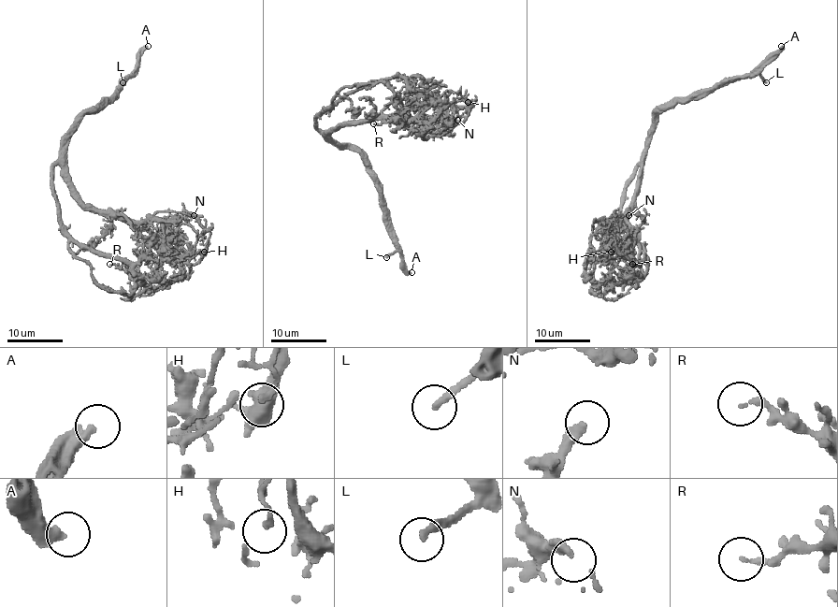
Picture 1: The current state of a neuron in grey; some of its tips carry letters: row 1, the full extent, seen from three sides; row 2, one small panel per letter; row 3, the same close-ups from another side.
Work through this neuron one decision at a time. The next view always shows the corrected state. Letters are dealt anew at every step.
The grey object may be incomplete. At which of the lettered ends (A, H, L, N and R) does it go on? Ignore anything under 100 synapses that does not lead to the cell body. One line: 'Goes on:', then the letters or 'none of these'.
Goes on: A, L

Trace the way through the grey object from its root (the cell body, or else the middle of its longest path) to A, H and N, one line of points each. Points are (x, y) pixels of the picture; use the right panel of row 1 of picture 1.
A: (635, 171), (652, 118), (700, 89), (716, 89), (752, 77), (781, 46)
H: (635, 171), (640, 164), (640, 192), (632, 206), (620, 221), (602, 221), (612, 223), (606, 237), (611, 252)
N: (635, 171), (640, 164), (640, 192), (627, 211), (627, 221), (637, 235), (643, 218), (640, 214), (628, 215)

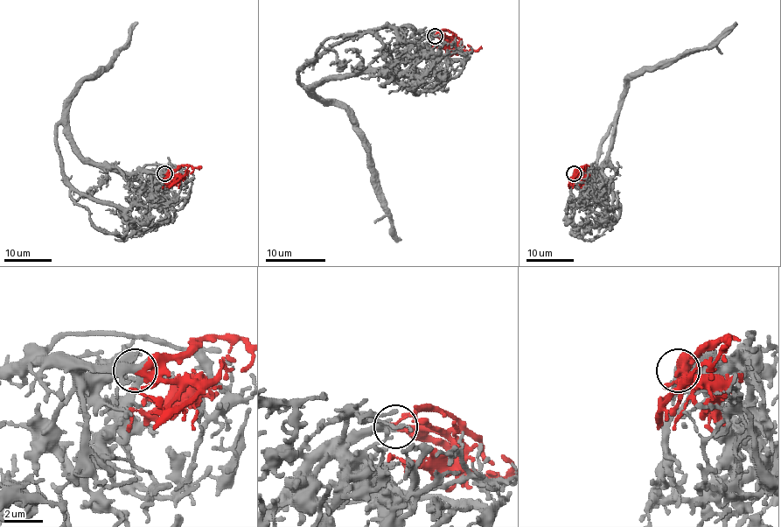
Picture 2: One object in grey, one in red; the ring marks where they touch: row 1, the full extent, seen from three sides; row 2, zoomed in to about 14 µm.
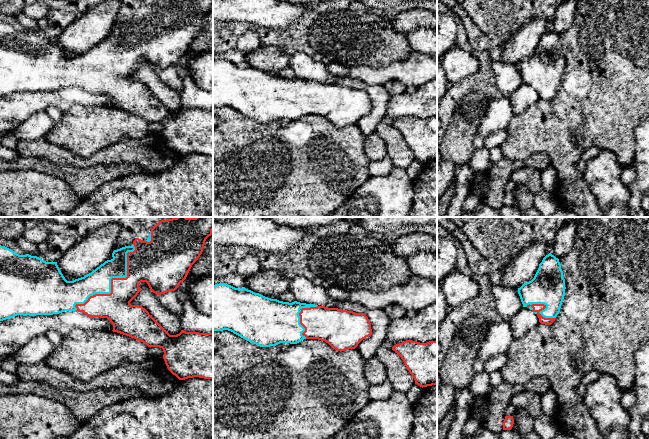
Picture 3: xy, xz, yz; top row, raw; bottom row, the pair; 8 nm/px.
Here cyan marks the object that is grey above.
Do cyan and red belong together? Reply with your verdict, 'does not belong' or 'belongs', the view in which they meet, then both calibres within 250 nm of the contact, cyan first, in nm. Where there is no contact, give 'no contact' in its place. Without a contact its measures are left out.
belongs | xy | 190/240 nm

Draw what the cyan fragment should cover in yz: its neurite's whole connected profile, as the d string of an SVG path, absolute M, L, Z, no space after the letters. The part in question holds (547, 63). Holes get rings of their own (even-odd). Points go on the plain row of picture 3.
M546 31L534 54L518 64L523 83L532 86L541 100L551 101L560 88L565 72L565 55L559 35Z

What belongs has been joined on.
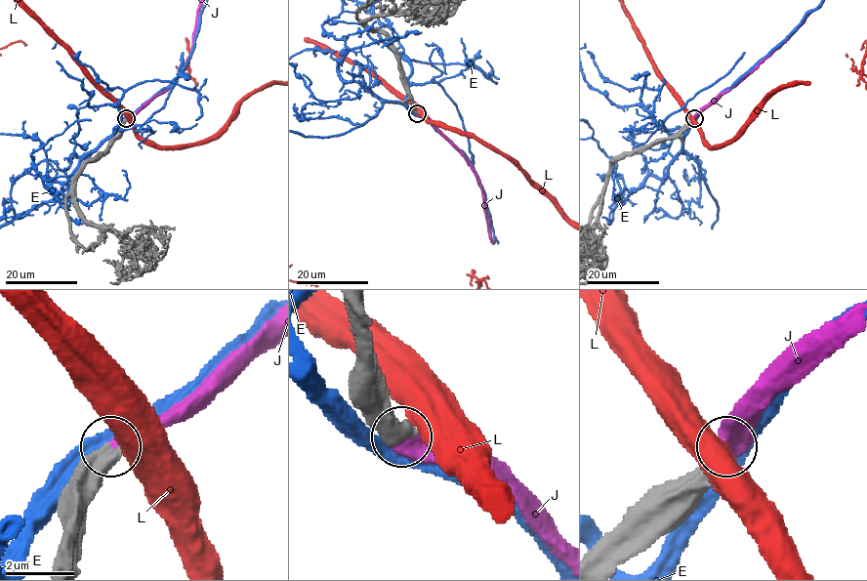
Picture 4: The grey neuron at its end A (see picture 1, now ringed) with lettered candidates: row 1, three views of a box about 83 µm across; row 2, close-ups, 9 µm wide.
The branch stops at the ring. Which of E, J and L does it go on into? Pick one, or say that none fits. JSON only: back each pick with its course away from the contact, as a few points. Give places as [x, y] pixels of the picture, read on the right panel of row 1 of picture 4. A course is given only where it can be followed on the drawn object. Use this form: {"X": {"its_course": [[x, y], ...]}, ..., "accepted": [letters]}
{"accepted": ["J"]}

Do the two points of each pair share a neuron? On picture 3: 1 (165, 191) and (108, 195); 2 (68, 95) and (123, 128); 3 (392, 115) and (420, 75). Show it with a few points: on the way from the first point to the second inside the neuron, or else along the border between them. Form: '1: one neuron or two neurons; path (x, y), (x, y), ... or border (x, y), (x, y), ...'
1: one neuron; path (151, 188), (143, 184), (122, 184)
2: two neurons; border (111, 107), (72, 105), (64, 112)
3: two neurons; border (426, 82), (417, 88)

